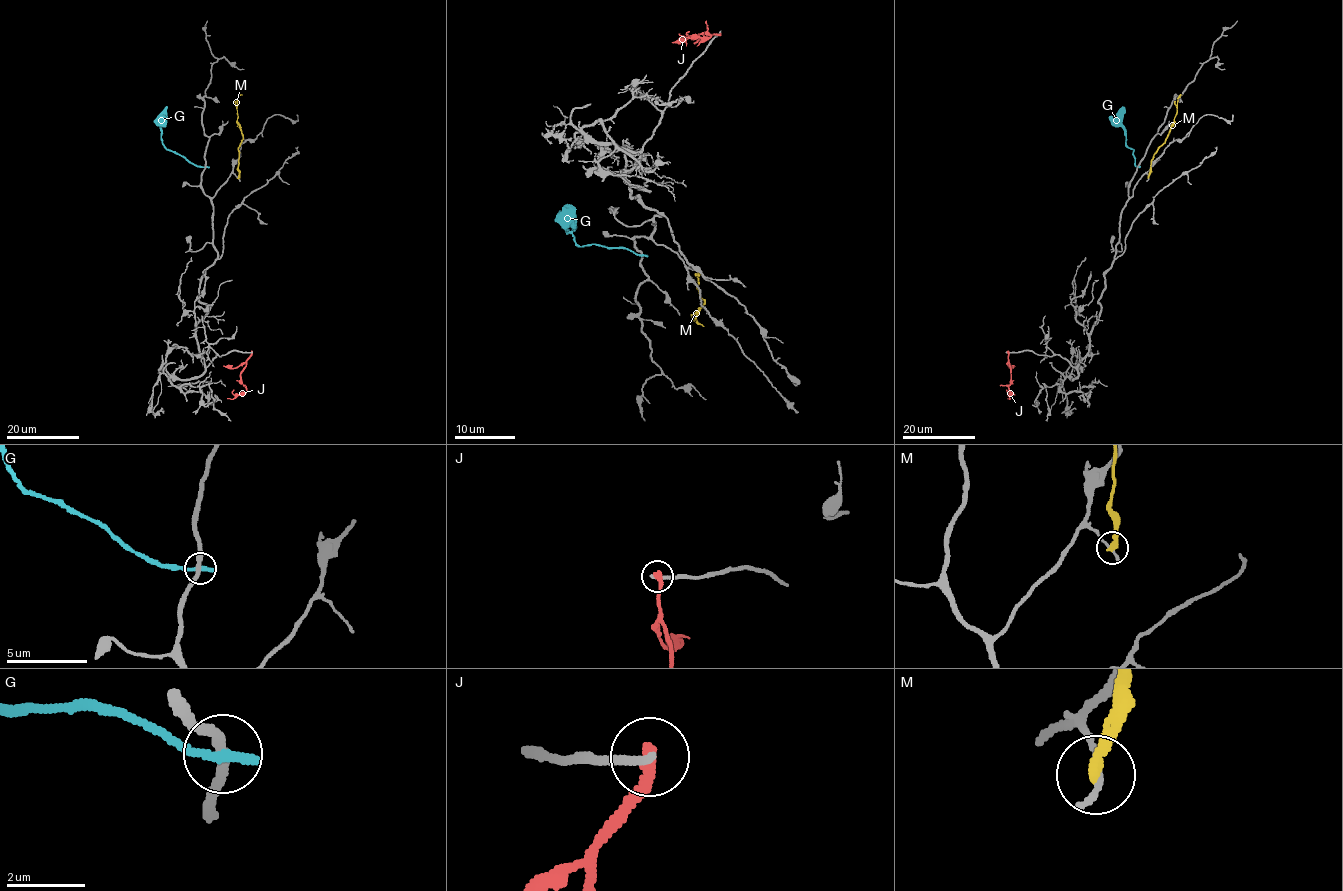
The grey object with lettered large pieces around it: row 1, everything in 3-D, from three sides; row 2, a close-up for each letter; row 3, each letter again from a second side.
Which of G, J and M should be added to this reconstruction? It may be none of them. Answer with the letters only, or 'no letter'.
no letter

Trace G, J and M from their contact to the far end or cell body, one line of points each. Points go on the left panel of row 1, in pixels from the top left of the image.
G: (206, 166), (193, 164), (162, 144), (161, 130), (166, 107)
J: (252, 352), (240, 374), (240, 382), (246, 390), (232, 399), (227, 398)
M: (238, 178), (239, 144), (243, 138), (236, 105), (237, 97), (242, 95)

